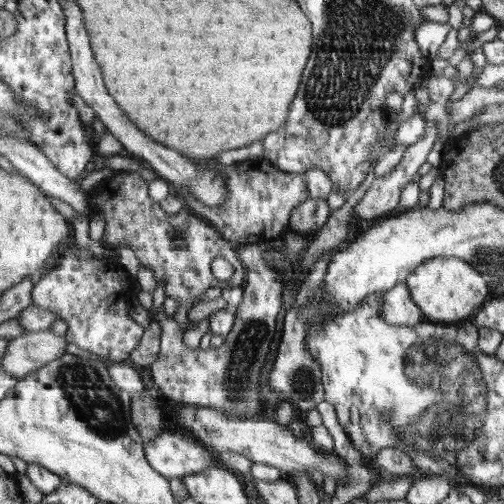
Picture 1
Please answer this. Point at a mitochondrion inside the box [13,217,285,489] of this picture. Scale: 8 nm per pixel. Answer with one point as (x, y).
(94, 403)

